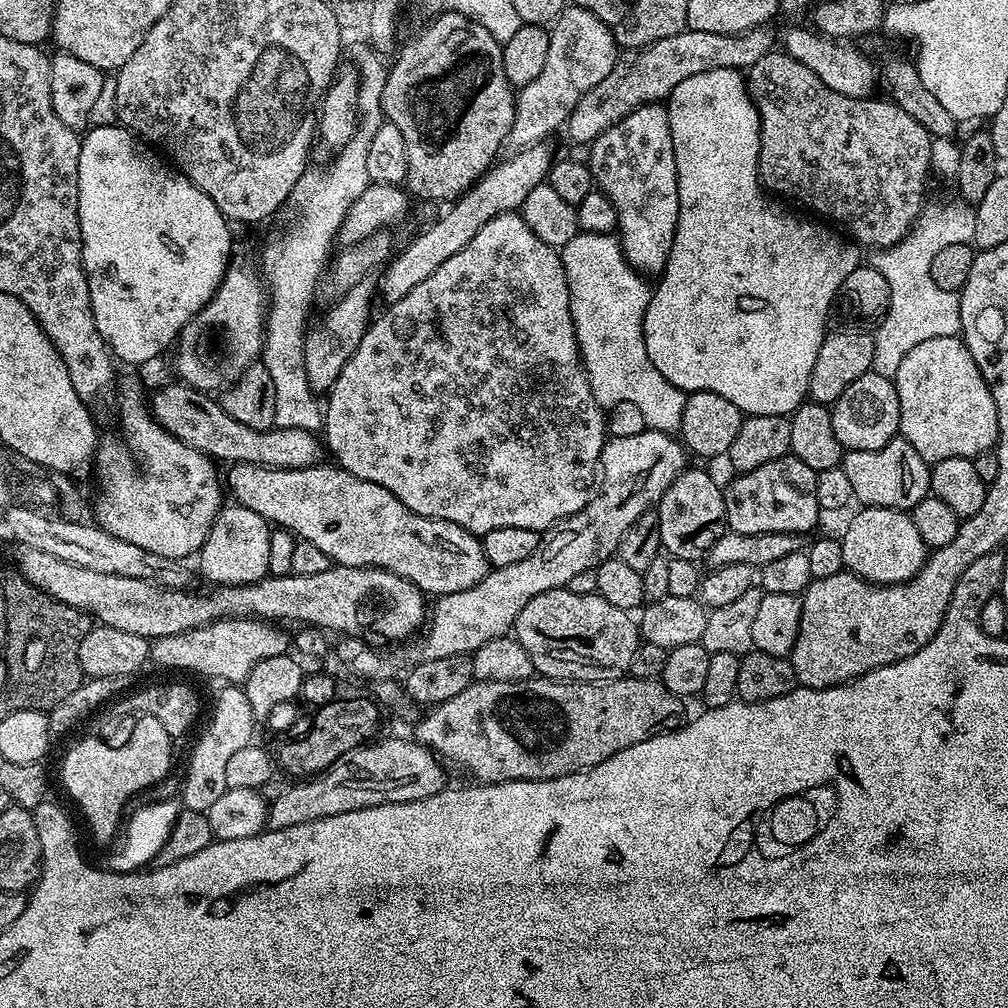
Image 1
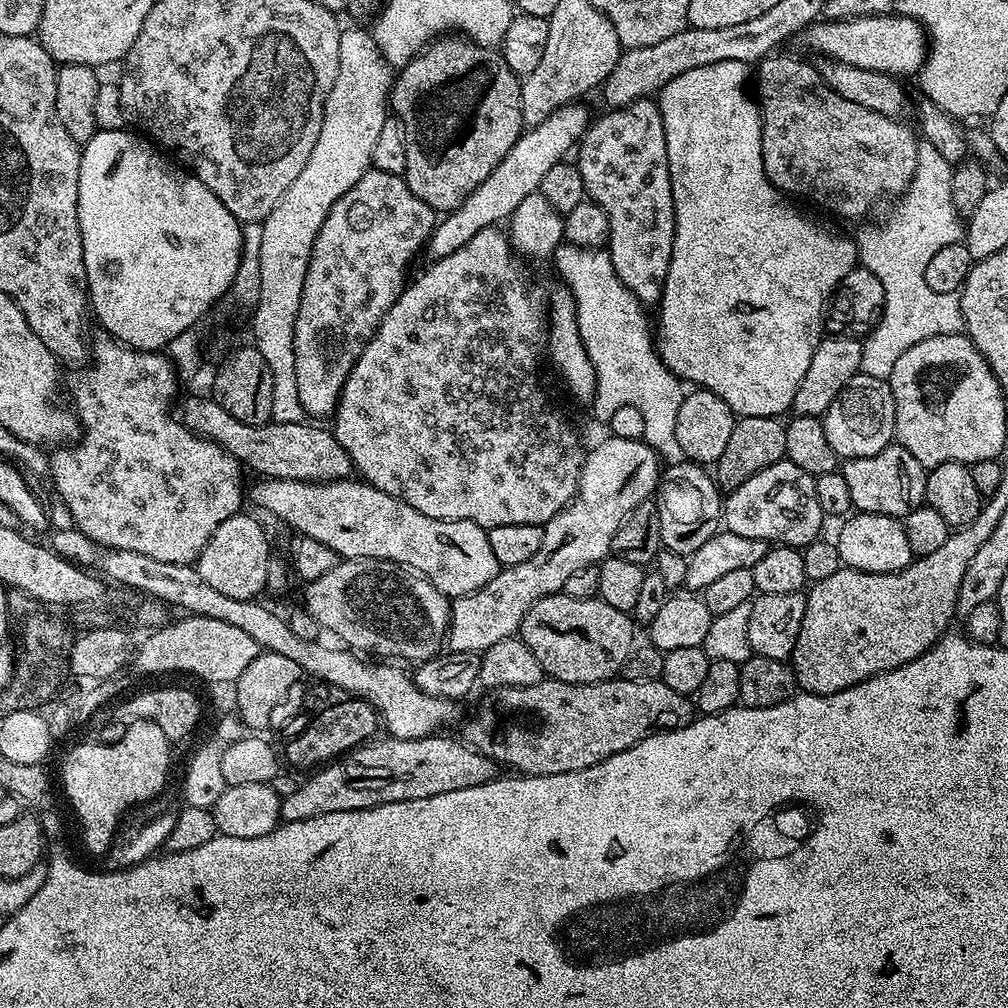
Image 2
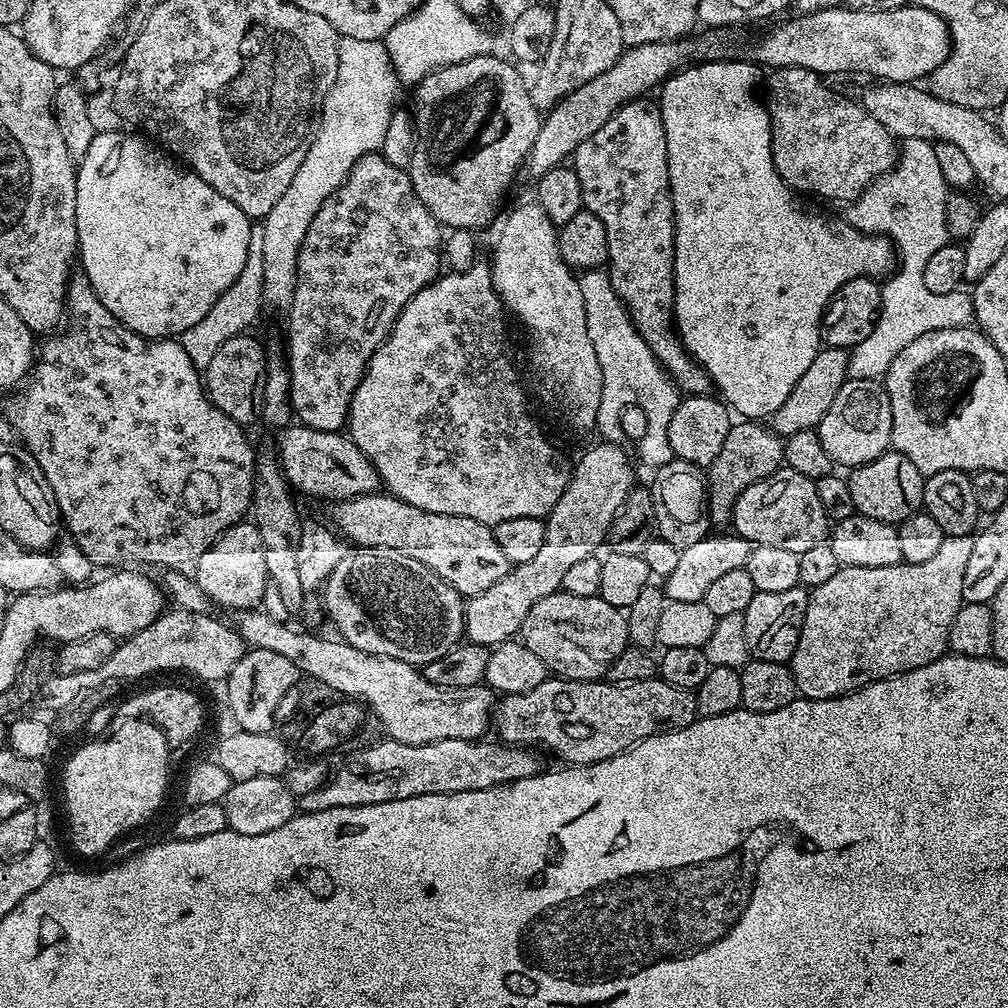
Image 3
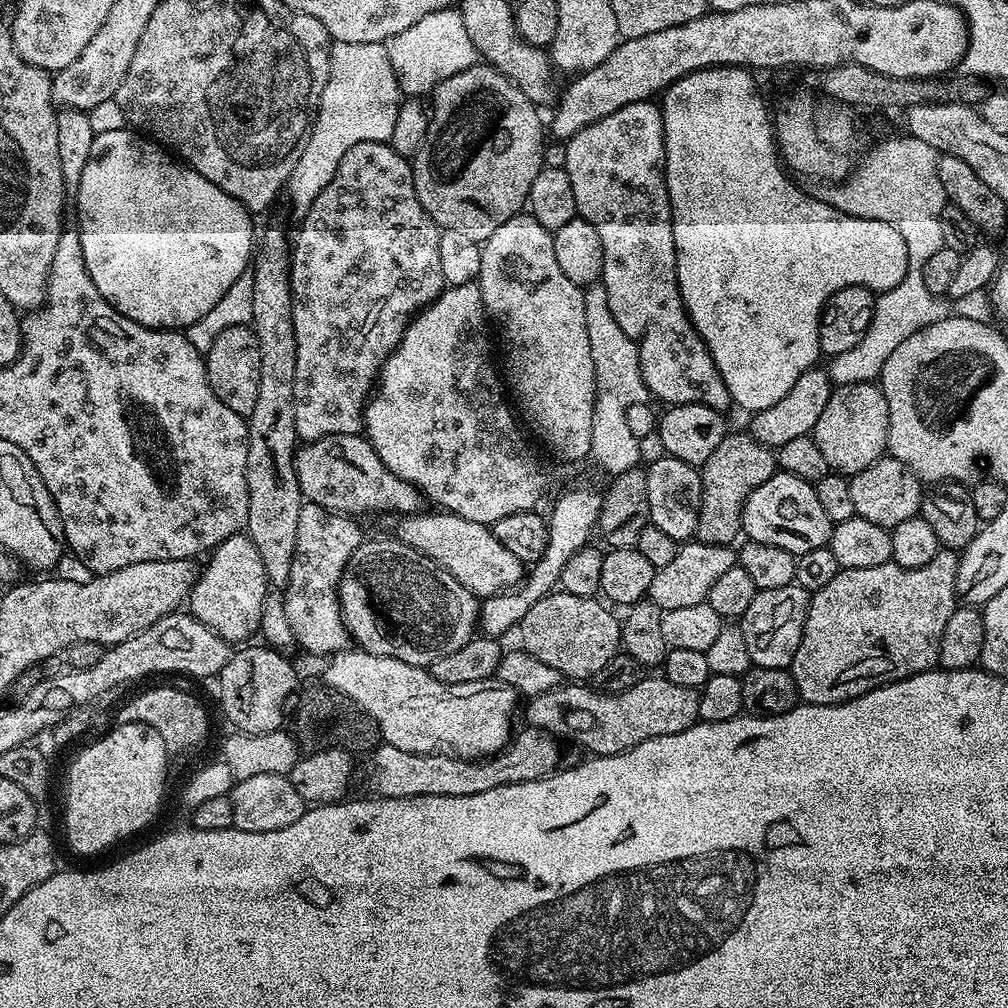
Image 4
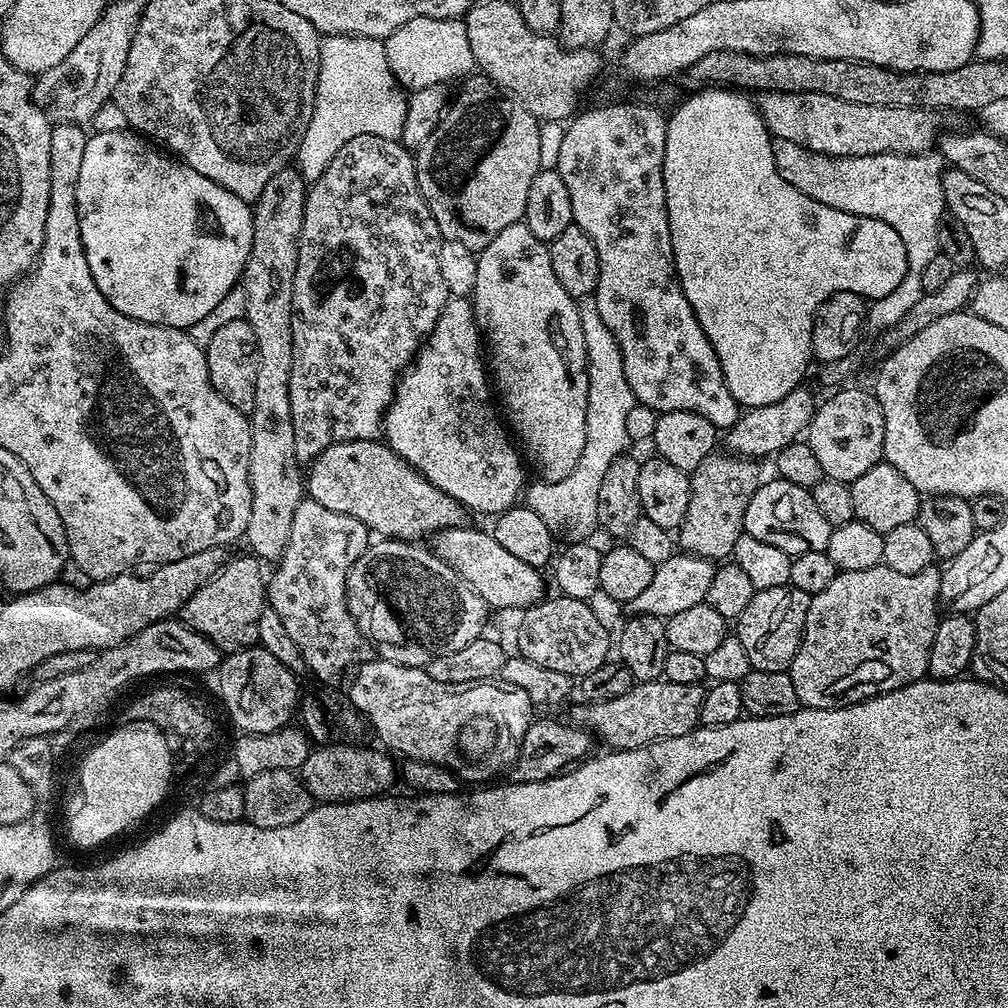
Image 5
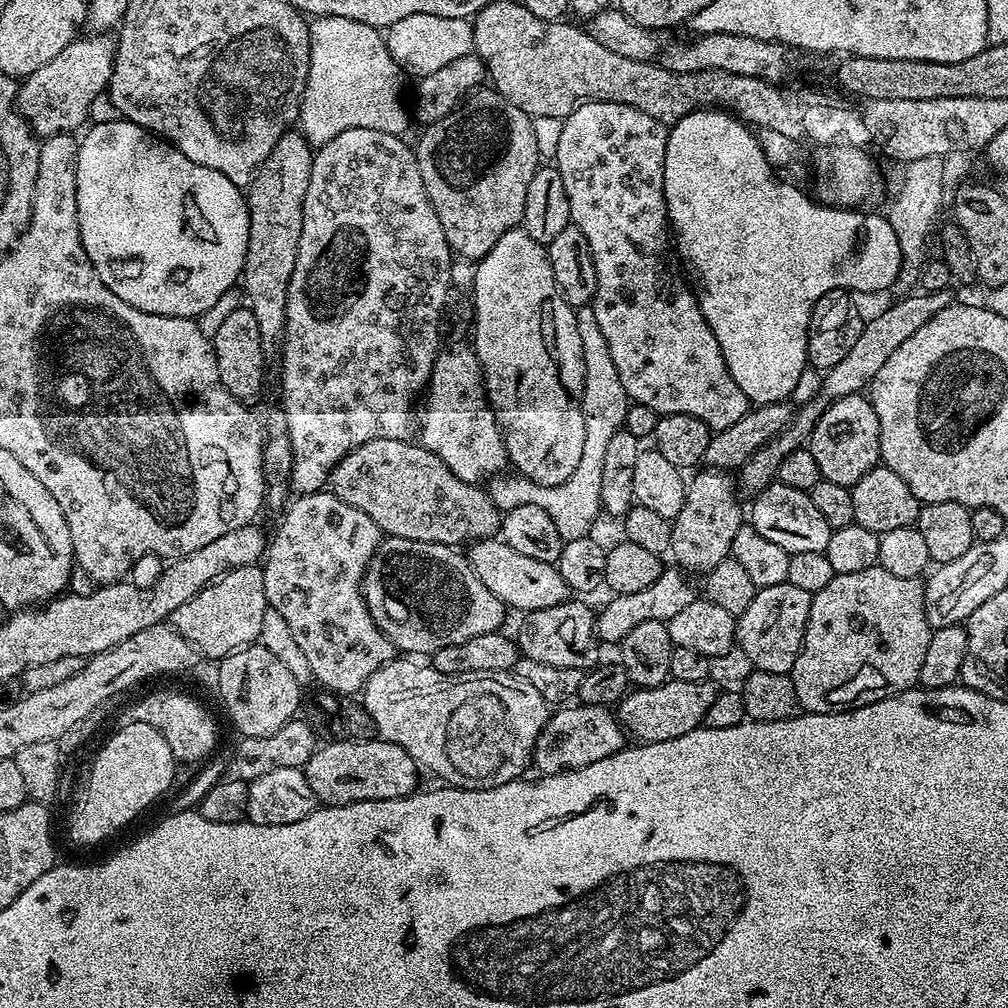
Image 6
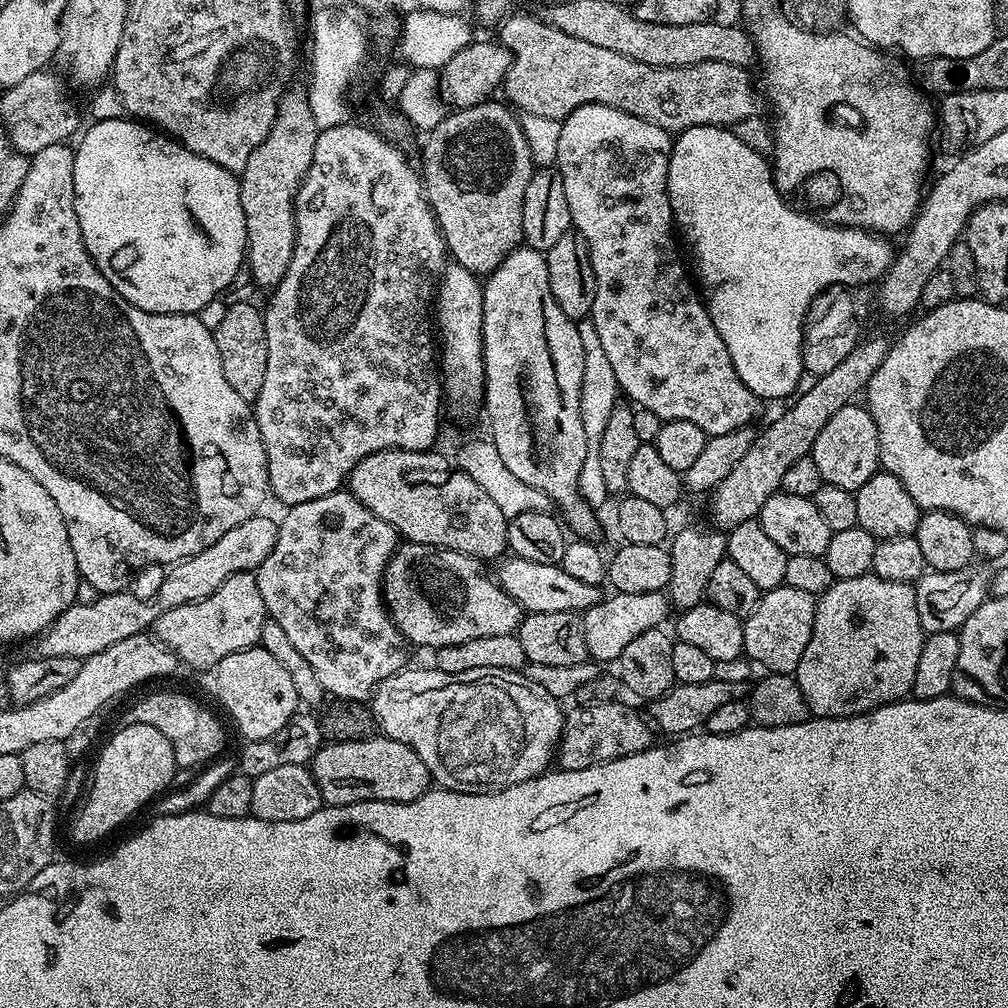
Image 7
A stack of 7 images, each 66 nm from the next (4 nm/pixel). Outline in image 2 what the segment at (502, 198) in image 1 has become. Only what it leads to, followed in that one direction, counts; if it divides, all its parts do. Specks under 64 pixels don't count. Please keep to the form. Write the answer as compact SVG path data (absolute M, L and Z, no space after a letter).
M584 102L562 106L554 110L554 114L546 118L546 122L531 125L521 134L518 142L514 142L514 146L508 151L506 158L502 158L502 162L494 168L490 178L479 184L460 207L452 209L433 228L426 245L426 252L432 255L431 259L438 261L454 254L454 250L462 250L462 246L470 242L470 238L474 238L478 230L503 225L503 220L505 223L511 218L514 210L518 210L518 205L530 193L540 191L542 177L548 173L550 166L561 163L567 157L564 155L568 151L571 153L584 139L589 127L588 108Z

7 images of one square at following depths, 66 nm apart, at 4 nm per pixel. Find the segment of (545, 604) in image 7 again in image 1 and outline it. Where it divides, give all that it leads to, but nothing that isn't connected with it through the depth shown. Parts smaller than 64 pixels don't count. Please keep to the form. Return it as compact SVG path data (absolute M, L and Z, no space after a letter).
M234 464L227 469L229 472L228 476L226 472L226 488L235 503L240 504L246 510L254 510L254 514L262 514L262 518L267 520L269 525L285 528L285 530L292 533L293 536L305 540L306 542L311 542L313 546L318 546L318 550L322 550L322 554L326 554L332 559L333 565L341 564L342 566L354 566L355 568L385 568L387 572L393 572L402 578L406 578L412 585L420 589L421 592L432 598L466 590L470 586L474 586L478 583L490 570L481 537L475 536L473 532L468 532L462 526L458 526L454 522L435 520L434 518L426 518L425 516L414 514L409 508L402 506L402 502L398 502L398 498L394 498L394 494L390 494L390 490L386 490L374 482L366 482L362 478L350 474L347 470L339 466L331 466L332 468L324 467L325 466L317 466L314 468L267 468L261 464Z

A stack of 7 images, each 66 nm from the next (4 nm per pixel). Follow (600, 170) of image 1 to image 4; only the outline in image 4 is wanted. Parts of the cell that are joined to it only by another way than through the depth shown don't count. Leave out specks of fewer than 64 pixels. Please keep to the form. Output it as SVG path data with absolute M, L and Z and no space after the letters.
M643 100L622 106L614 110L614 114L606 114L598 122L586 126L570 137L563 145L564 169L570 178L570 187L574 190L574 202L576 203L576 215L579 219L590 222L594 230L598 230L598 238L602 241L602 258L604 259L604 275L602 283L606 290L606 302L610 302L610 314L614 314L614 322L626 330L626 334L636 342L638 358L640 359L640 373L644 384L648 388L649 397L658 399L664 406L674 404L701 404L710 406L718 413L727 413L727 408L733 407L732 395L726 390L722 382L722 374L718 374L718 366L714 366L714 358L710 358L710 350L702 342L702 338L696 333L696 327L692 325L692 319L684 308L682 294L676 277L676 251L674 250L674 230L672 229L672 207L668 197L668 187L664 177L664 114L659 103L652 100Z

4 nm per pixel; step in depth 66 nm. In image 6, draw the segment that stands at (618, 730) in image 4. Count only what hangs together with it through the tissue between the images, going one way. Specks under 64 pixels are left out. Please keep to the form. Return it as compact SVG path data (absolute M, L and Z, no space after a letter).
M669 679L653 688L636 688L629 691L618 704L618 719L629 737L637 736L637 741L653 744L682 738L695 728L703 725L706 710L710 710L718 691L714 681L682 682Z

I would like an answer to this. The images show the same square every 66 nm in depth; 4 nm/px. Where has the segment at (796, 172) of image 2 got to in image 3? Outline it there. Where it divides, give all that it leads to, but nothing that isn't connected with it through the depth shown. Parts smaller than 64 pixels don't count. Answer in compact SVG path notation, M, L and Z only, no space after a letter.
M777 68L769 71L766 76L766 84L768 80L768 96L766 95L766 107L768 109L768 117L770 118L770 126L772 127L772 157L774 158L774 166L778 170L778 174L788 184L788 187L797 194L809 192L812 196L821 196L824 200L844 200L843 202L851 202L858 199L869 186L875 182L879 176L886 174L893 168L898 159L898 140L886 130L886 126L882 126L882 122L877 122L866 109L855 99L852 100L848 96L843 96L840 92L835 92L830 85L827 84L825 77L818 72L811 72L805 68Z

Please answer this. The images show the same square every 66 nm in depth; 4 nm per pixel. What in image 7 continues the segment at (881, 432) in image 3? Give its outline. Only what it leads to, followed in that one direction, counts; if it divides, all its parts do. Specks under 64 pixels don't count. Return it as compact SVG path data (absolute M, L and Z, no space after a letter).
M853 402L842 406L826 426L814 438L814 446L810 453L825 484L842 486L842 490L857 492L880 468L880 443L878 442L878 426L874 426L874 418L867 407Z

